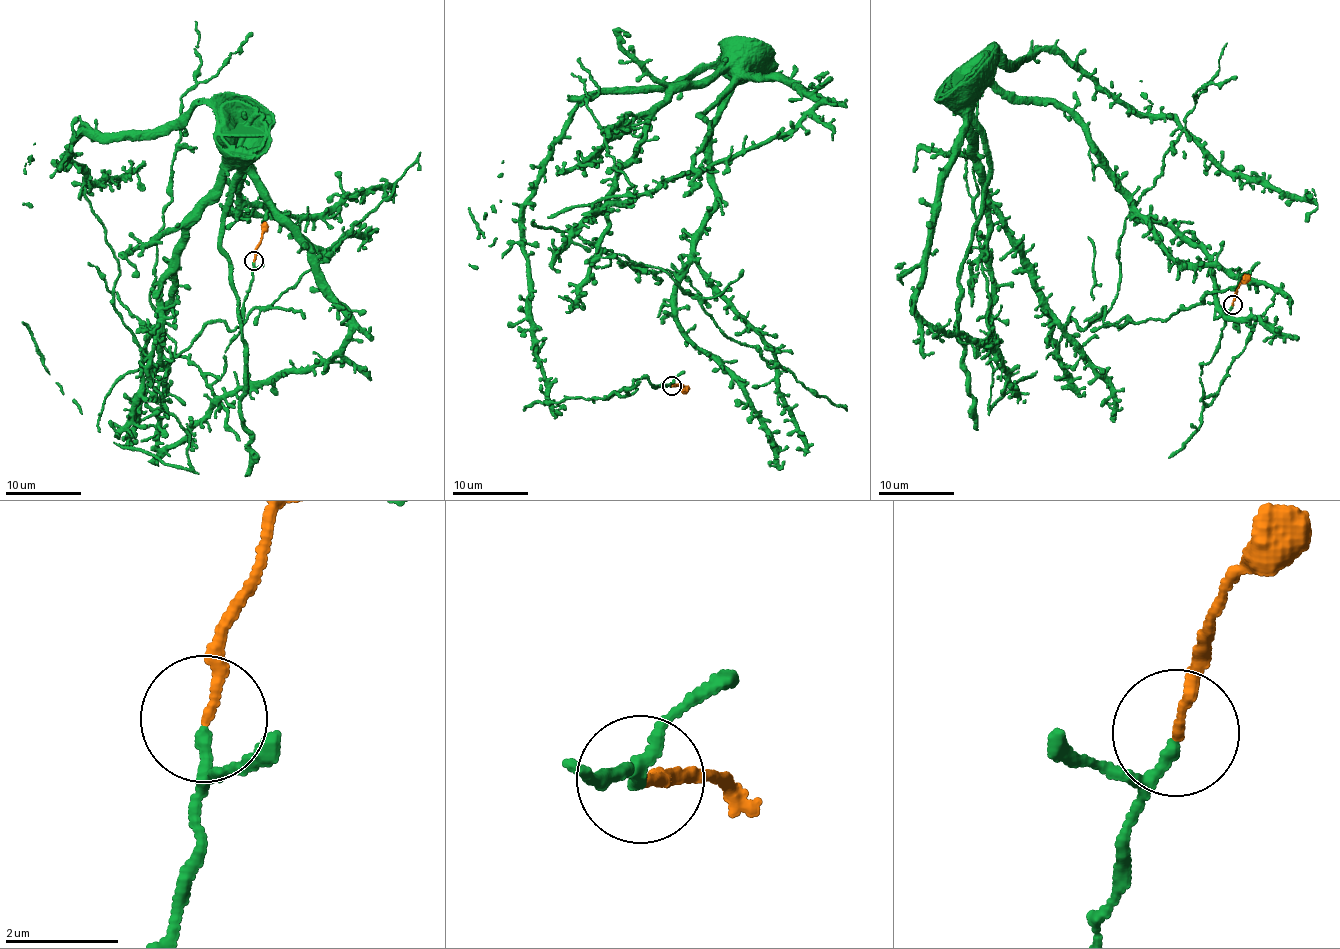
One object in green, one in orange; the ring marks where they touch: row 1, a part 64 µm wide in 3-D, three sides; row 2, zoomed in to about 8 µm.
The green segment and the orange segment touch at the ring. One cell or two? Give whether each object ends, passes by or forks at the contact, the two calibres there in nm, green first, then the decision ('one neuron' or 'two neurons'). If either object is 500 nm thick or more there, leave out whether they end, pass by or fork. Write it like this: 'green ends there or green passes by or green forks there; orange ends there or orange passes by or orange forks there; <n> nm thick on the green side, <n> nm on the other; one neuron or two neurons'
green passes by; orange ends there; 140 nm thick on the green side, 150 nm on the other; one neuron

